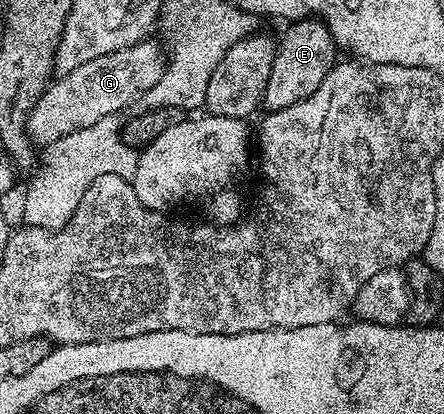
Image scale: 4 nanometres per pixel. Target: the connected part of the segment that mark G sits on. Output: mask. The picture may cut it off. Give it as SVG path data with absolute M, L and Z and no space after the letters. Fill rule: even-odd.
M145 38L130 46L126 50L114 50L114 54L102 54L102 58L93 58L78 70L57 75L44 89L38 98L35 108L28 116L28 137L37 146L47 146L58 142L58 138L66 138L66 134L74 134L74 130L82 130L94 126L94 122L102 122L102 118L123 113L123 108L131 106L135 100L139 101L162 78L166 63L166 52L152 41Z

